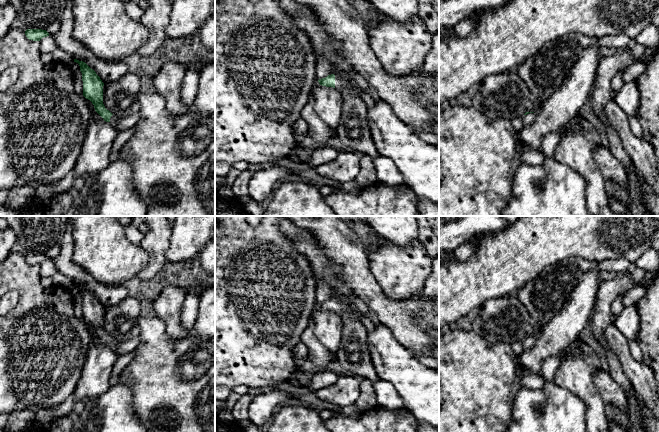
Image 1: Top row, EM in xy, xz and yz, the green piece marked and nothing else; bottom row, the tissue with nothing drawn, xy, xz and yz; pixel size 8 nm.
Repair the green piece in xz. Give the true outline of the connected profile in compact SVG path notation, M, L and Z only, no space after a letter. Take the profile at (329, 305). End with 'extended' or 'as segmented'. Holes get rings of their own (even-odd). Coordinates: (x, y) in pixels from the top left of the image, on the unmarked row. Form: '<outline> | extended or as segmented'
M331 298L325 302L319 303L318 306L322 310L333 311L339 315L352 313L351 306L348 306L345 303L339 300L336 300L334 298Z | extended

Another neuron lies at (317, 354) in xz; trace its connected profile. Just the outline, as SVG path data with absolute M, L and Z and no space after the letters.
M310 324L301 334L301 342L308 348L307 358L320 368L325 368L328 363L334 360L335 354L325 349L313 332Z

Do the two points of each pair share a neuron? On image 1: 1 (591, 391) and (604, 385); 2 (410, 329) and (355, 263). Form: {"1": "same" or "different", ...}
{"1": "different", "2": "same"}

